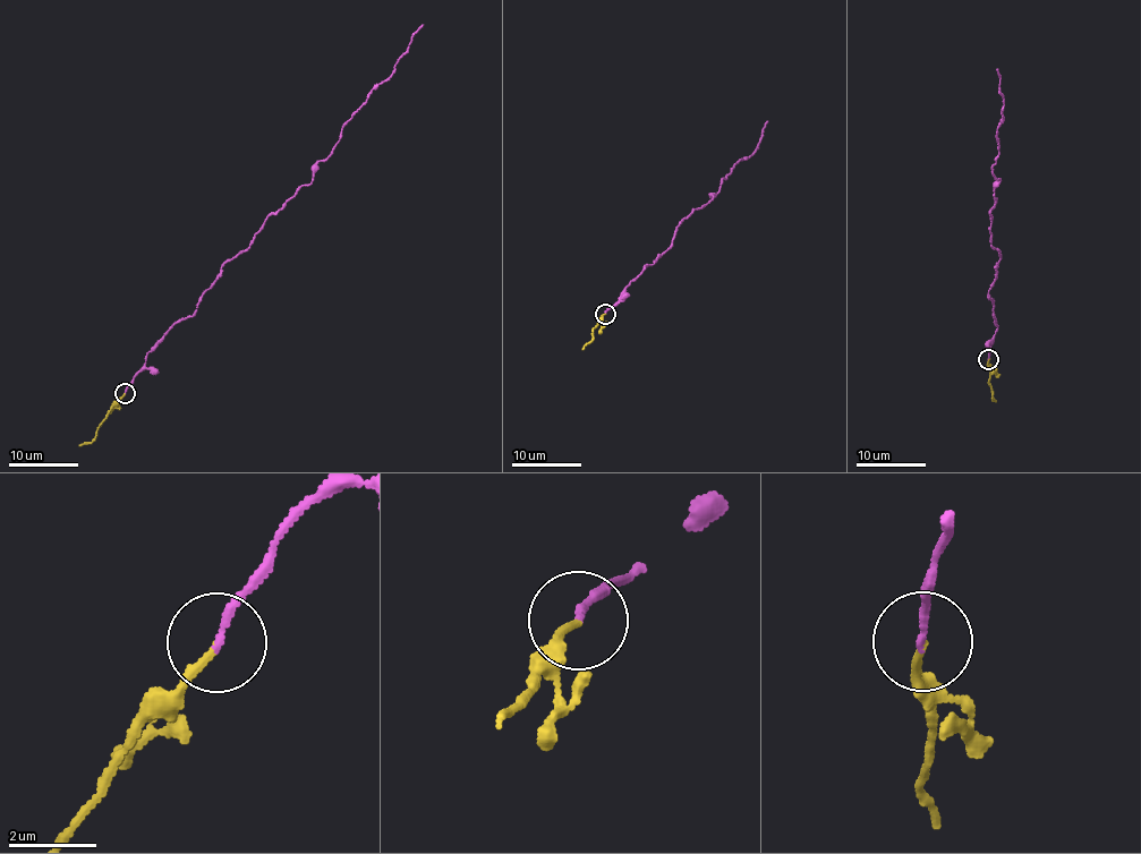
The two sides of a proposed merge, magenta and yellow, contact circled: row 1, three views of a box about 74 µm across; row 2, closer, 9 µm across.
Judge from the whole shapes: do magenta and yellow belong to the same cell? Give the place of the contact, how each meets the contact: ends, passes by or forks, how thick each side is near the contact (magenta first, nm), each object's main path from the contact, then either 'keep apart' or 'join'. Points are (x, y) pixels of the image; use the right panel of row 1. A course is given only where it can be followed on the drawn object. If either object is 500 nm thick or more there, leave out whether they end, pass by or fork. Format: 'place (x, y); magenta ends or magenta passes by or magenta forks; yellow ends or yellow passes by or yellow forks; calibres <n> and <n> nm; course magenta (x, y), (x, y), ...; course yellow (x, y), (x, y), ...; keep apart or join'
place (988, 359); magenta ends; yellow ends; calibres 150 and 150 nm; course magenta (988, 358), (997, 325), (989, 288), (1002, 256), (990, 244), (1004, 118), (996, 69); course yellow (988, 358), (992, 398), (996, 401); keep apart

